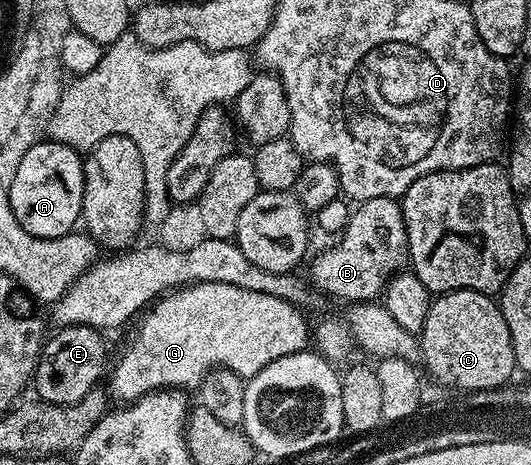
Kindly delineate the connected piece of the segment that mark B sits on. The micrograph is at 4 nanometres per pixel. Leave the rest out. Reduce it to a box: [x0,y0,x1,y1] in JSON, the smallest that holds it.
[310,196,408,302]

